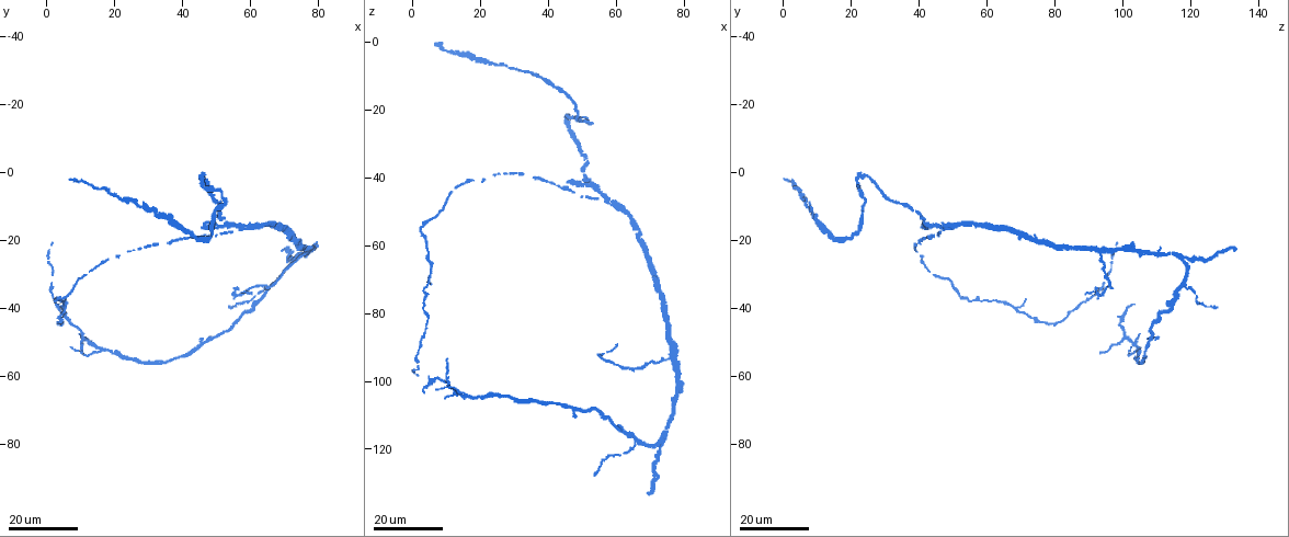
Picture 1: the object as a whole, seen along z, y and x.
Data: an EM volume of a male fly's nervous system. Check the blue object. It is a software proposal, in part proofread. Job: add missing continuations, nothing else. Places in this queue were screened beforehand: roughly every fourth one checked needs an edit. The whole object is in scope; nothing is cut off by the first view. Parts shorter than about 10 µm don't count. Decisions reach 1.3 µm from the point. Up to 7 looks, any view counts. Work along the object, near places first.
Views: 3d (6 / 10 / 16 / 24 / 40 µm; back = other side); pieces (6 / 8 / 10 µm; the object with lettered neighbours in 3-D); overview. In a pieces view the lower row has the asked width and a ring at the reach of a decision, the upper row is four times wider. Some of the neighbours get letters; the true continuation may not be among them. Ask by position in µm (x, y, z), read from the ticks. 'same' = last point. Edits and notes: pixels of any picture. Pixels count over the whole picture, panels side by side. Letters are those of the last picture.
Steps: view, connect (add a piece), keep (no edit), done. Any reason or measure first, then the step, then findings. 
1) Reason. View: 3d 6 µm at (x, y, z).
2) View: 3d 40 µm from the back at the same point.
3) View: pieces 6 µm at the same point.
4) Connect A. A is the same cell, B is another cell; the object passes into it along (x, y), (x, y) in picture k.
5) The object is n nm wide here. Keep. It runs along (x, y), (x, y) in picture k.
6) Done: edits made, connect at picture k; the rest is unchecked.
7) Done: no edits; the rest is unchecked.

Branch stops here. View: 3d 24 µm at (48.5, 48.5, 110.0).

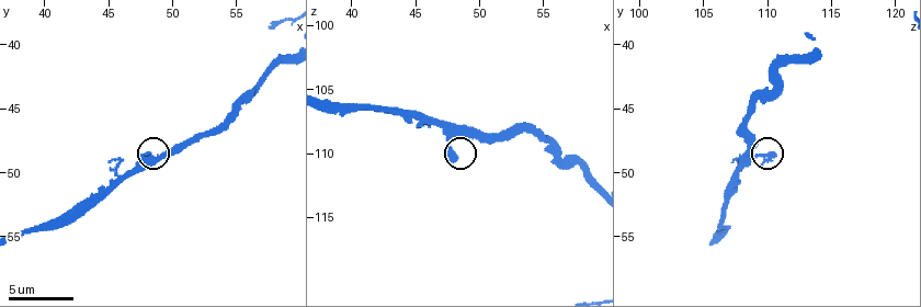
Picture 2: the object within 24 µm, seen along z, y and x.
What lies round it. View: pieces 10 µm at (47.8, 48.4, 110.6).

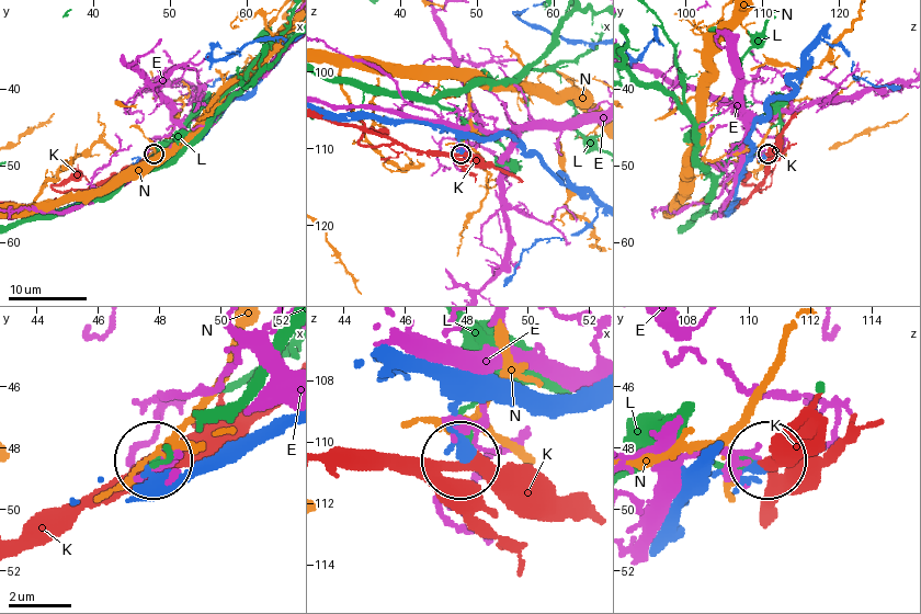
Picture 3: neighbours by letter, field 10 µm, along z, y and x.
Keep. E, K, L and N are other cells; it runs along (595, 385), (463, 404), (454, 417), (459, 453) in picture 3; no lettered piece goes on from it.

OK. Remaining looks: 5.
Long arm stops here. View: 3d 24 µm at (60.0, 35.5, 88.5).

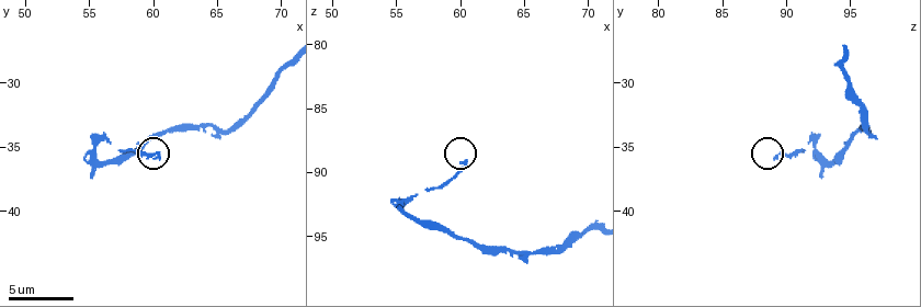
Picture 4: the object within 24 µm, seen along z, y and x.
View: pieces 10 µm at (60.4, 35.8, 89.2).

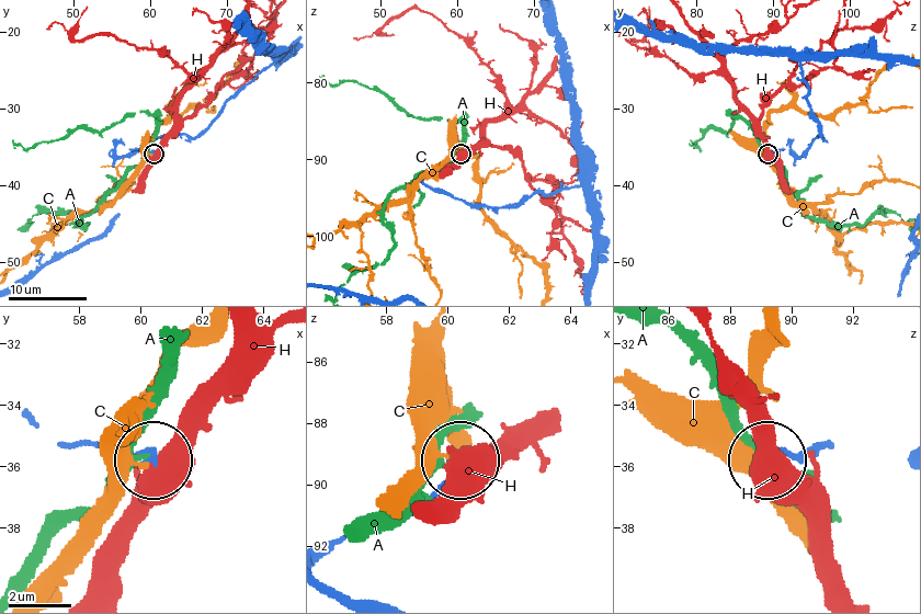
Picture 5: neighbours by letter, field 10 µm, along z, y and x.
Keep. A, C and H are other cells; none of them fits.

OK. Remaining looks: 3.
An open end. View: 3d 24 µm at (69.5, 23.5, 132.5).

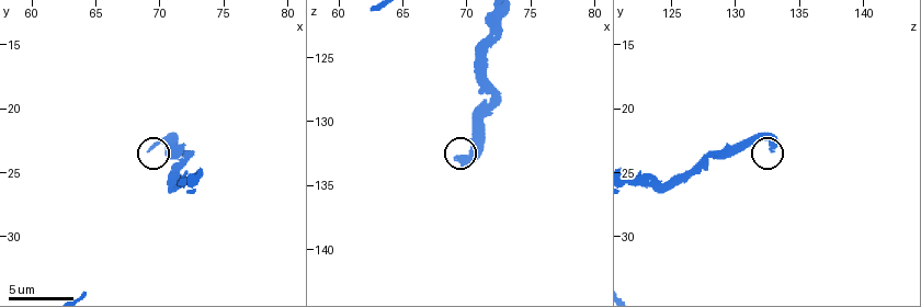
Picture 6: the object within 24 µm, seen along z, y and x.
View: 3d 6 µm at (69.2, 23.0, 132.8).

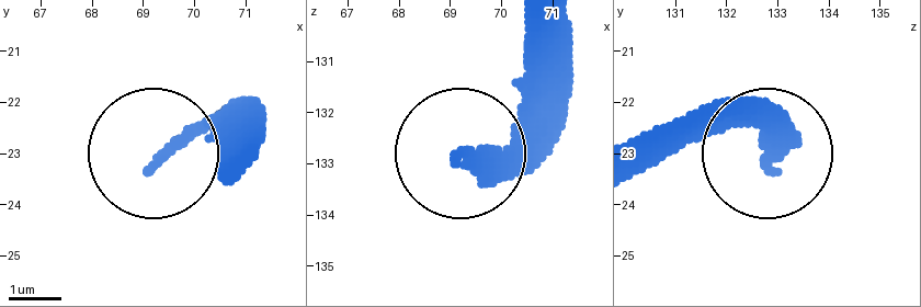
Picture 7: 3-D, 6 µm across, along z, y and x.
View: pieces 10 µm at (69.35, 23.15, 132.90).

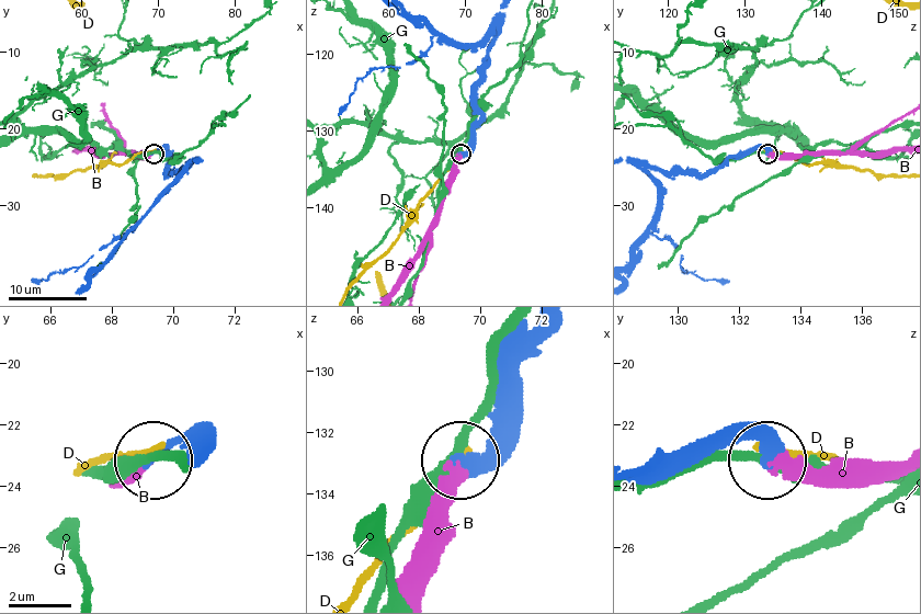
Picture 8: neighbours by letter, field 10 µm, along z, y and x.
Connect B. B is the same cell, D and G are other cells; the object passes into it along (472, 137), (468, 148), (458, 155), (450, 191), (411, 269) in picture 8; it goes on there.

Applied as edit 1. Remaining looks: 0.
Done: edits made, connect at picture 8; the rest is unchecked.

